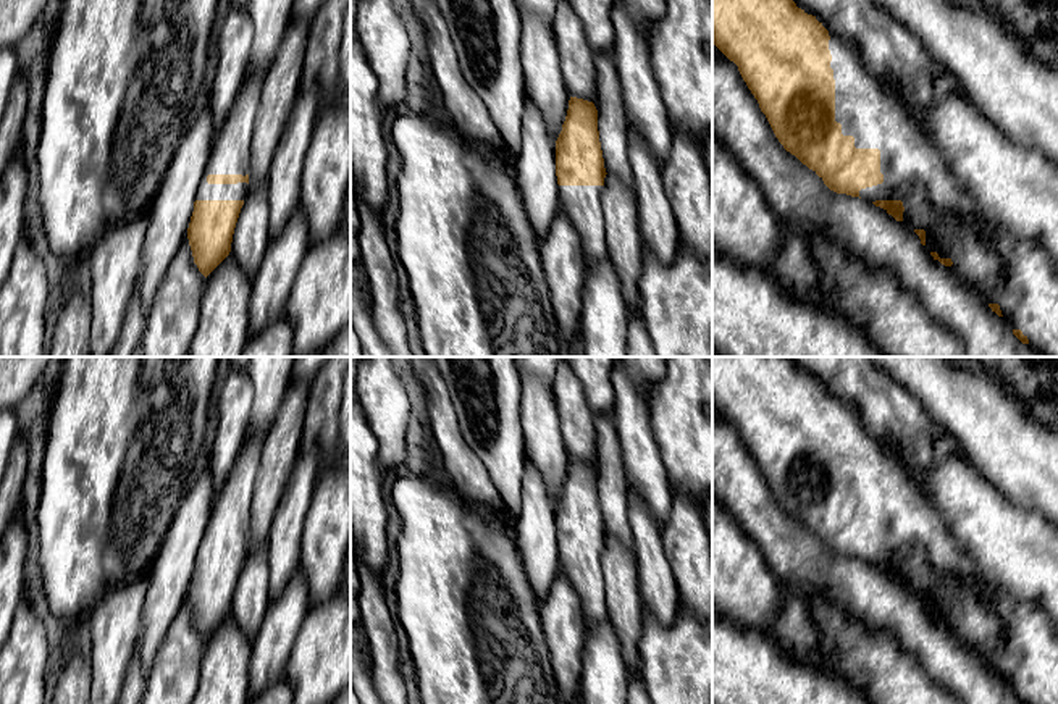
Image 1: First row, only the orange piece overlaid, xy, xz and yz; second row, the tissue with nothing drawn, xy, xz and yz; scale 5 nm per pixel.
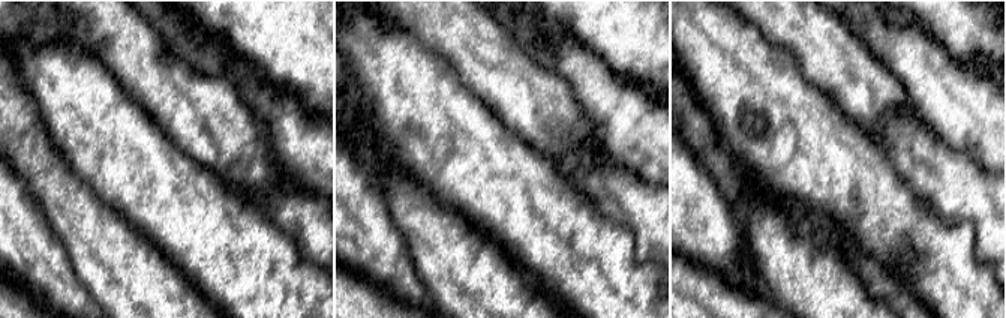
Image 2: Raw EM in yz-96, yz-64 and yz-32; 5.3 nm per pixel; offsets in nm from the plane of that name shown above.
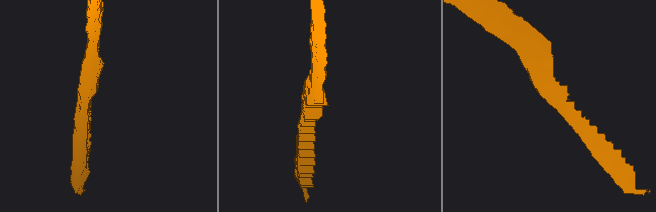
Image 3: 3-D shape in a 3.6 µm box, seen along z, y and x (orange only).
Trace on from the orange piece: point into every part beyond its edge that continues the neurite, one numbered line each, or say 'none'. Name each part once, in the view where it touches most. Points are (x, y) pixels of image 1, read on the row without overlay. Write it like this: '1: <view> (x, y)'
1: yz (868, 473)

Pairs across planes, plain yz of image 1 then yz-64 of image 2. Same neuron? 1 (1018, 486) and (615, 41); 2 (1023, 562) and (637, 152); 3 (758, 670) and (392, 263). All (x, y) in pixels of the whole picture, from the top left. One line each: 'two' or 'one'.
1: two
2: two
3: two

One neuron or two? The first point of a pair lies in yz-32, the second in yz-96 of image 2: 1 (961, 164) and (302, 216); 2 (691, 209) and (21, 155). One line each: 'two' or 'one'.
1: one
2: two

